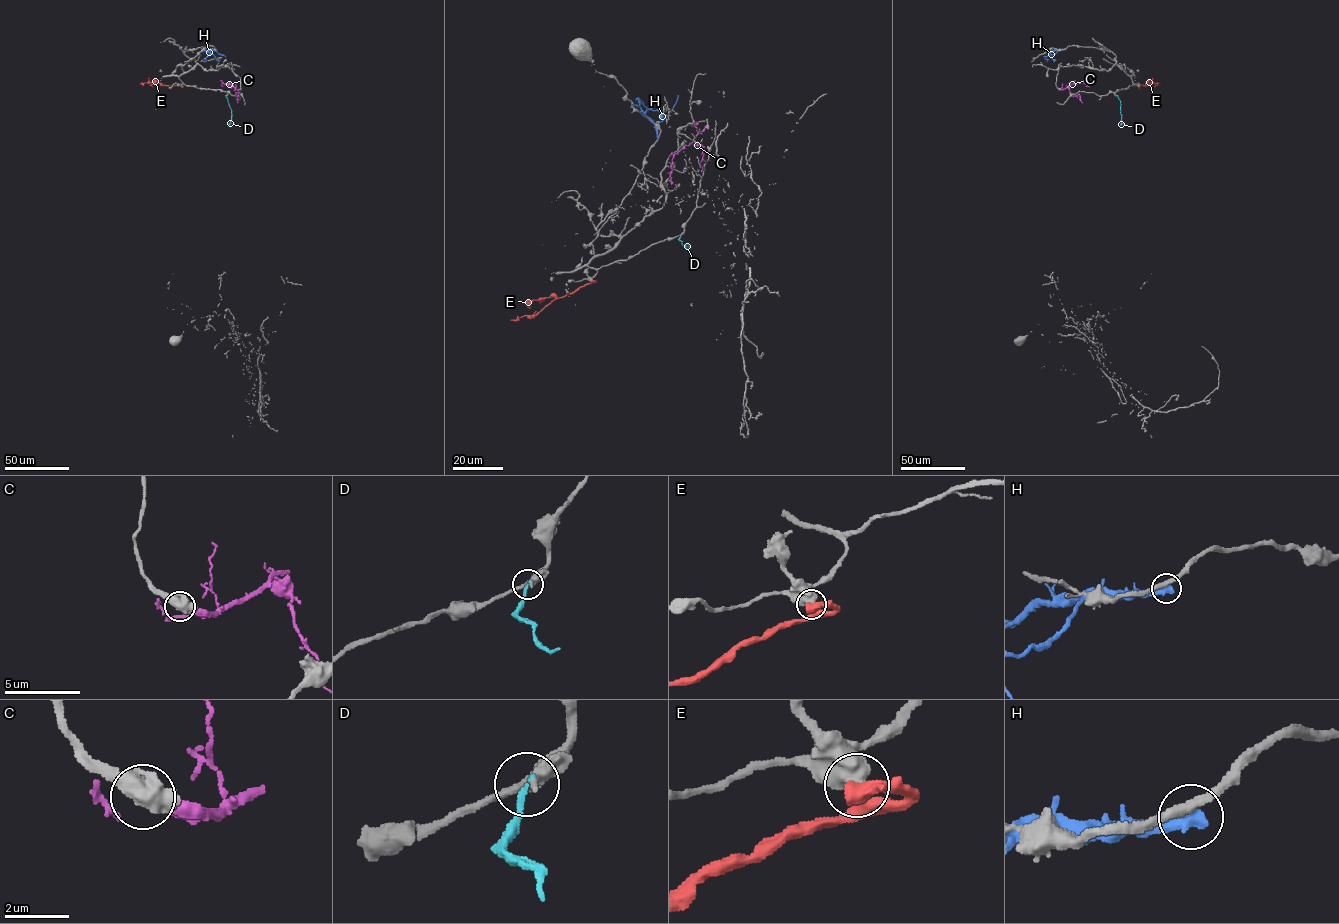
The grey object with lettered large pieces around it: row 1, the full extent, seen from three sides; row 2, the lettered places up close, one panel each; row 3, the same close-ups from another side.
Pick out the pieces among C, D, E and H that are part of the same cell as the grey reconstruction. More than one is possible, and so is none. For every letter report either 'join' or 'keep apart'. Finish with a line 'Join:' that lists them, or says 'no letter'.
C: keep apart
D: keep apart
E: keep apart
H: keep apart
Join: no letter

